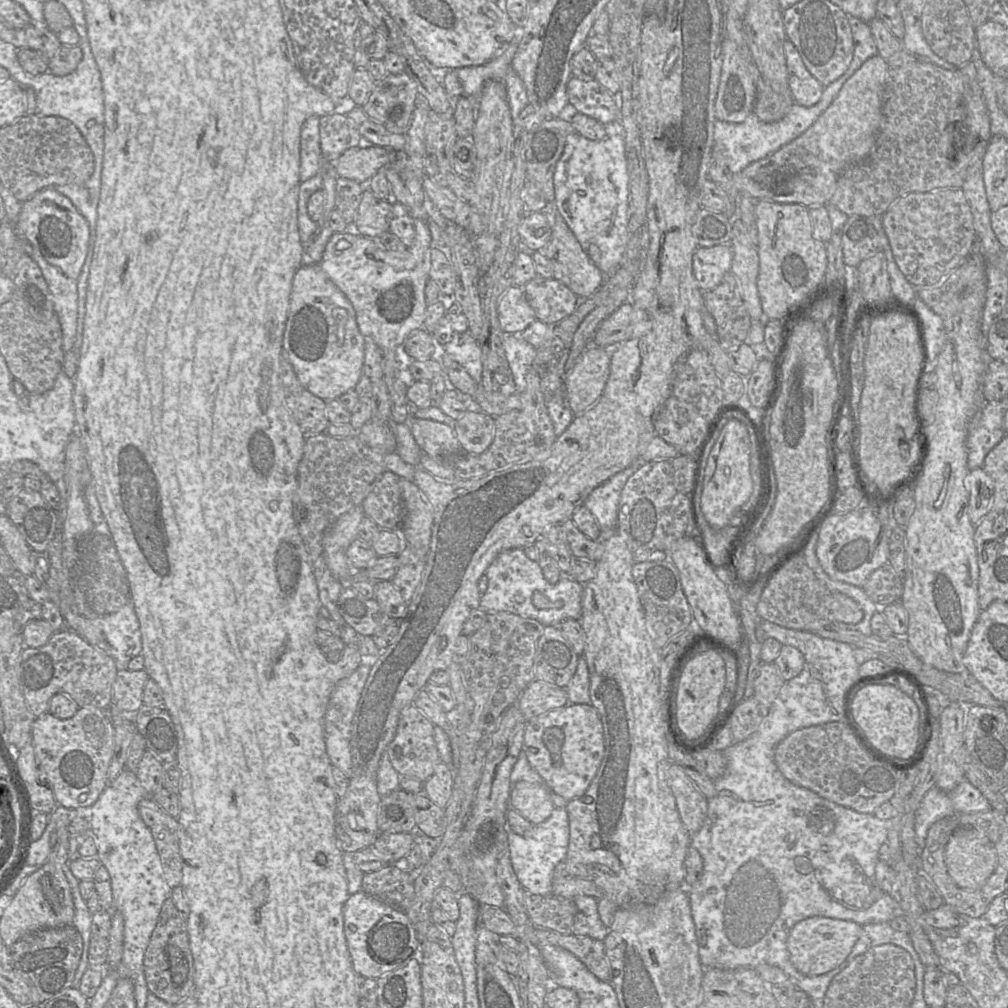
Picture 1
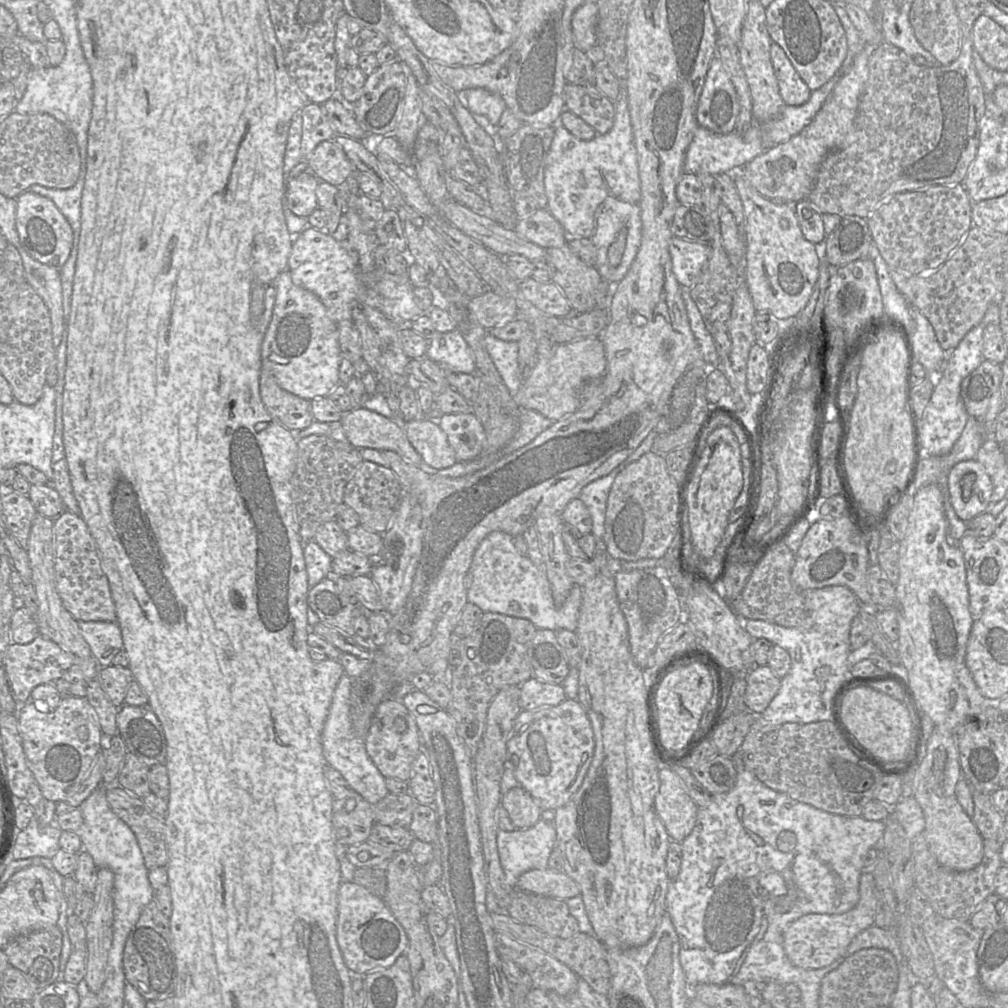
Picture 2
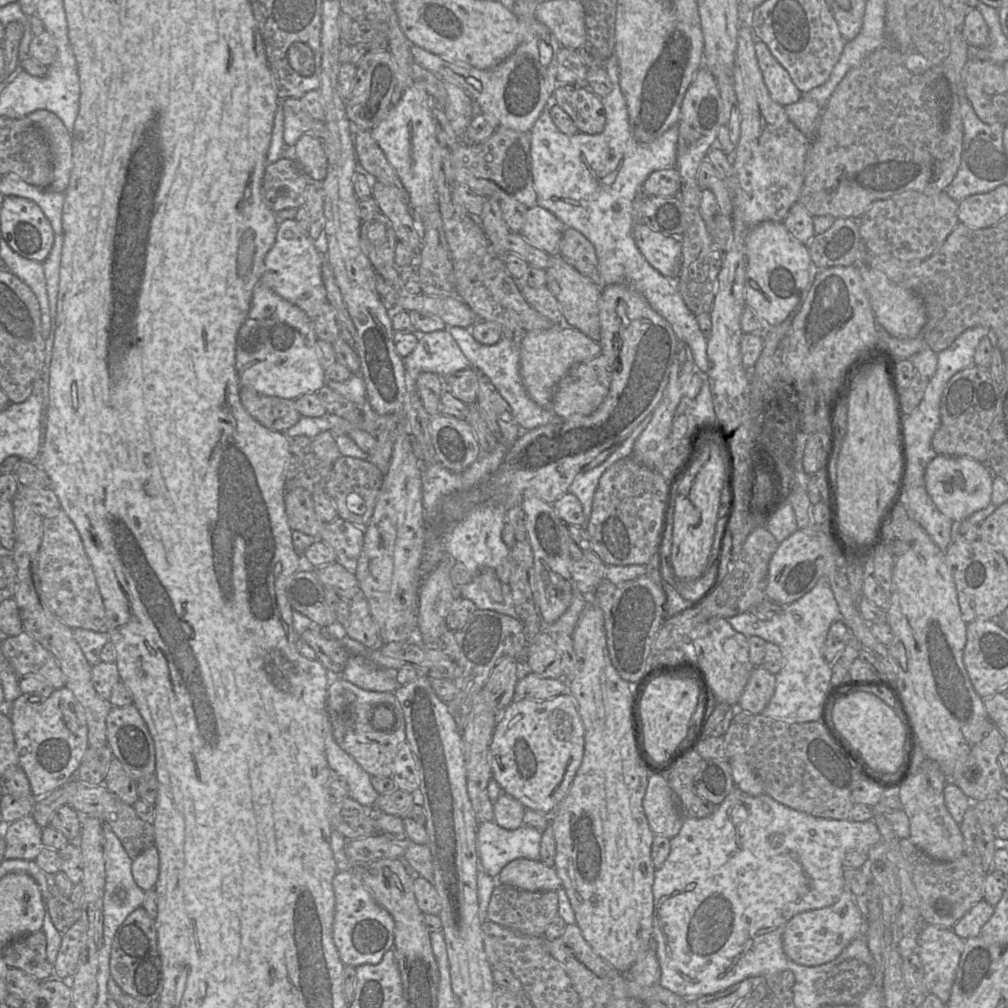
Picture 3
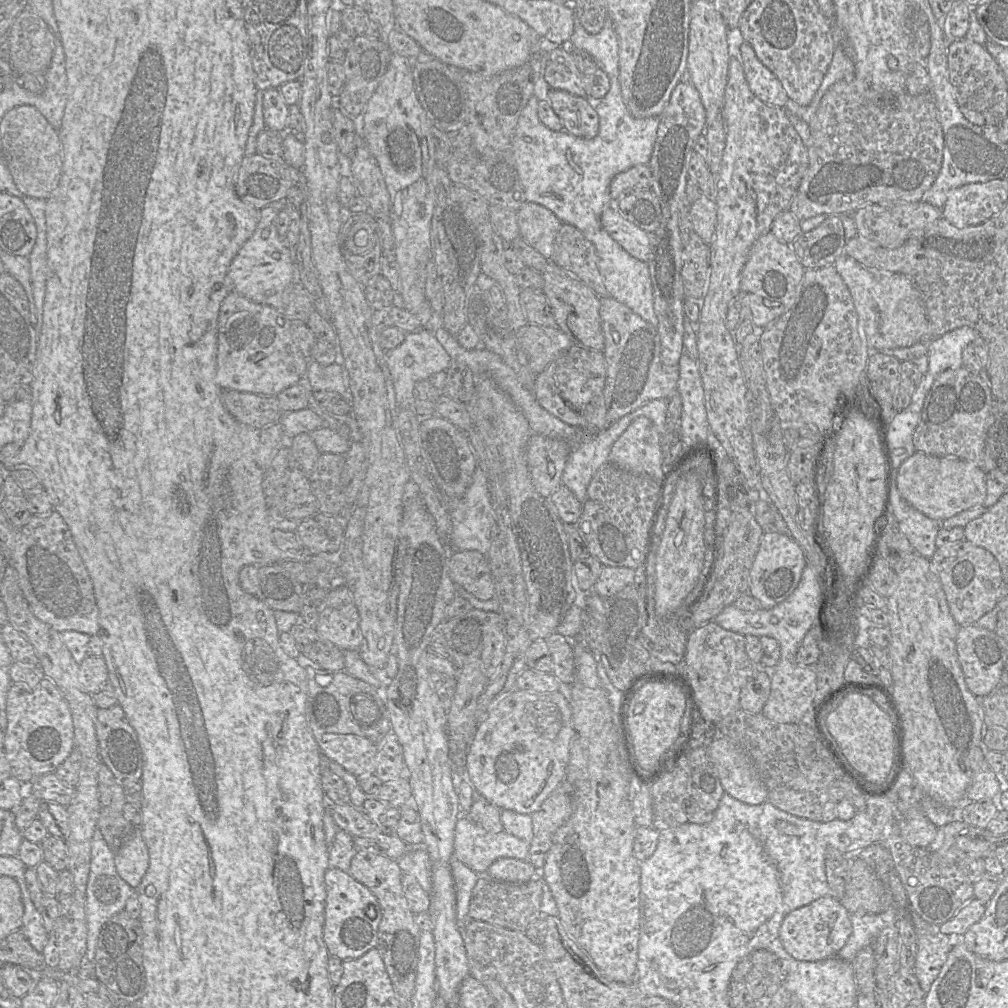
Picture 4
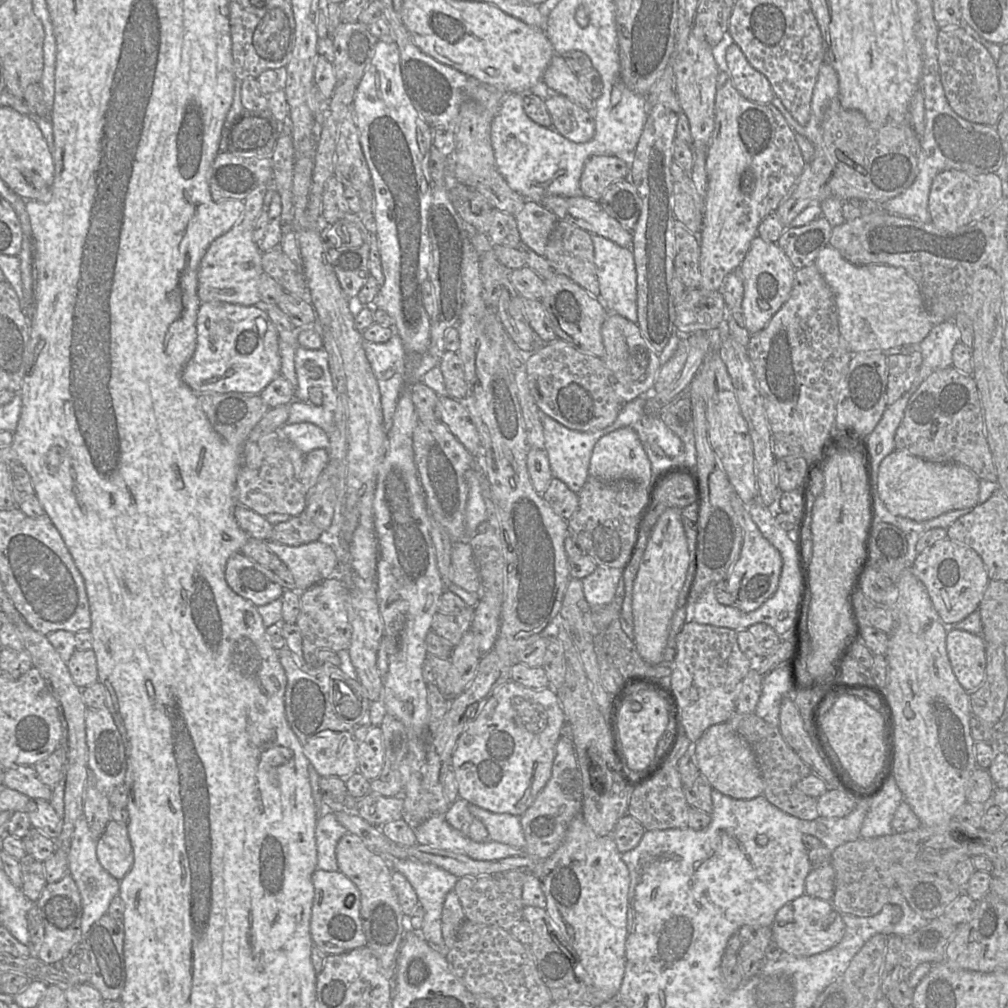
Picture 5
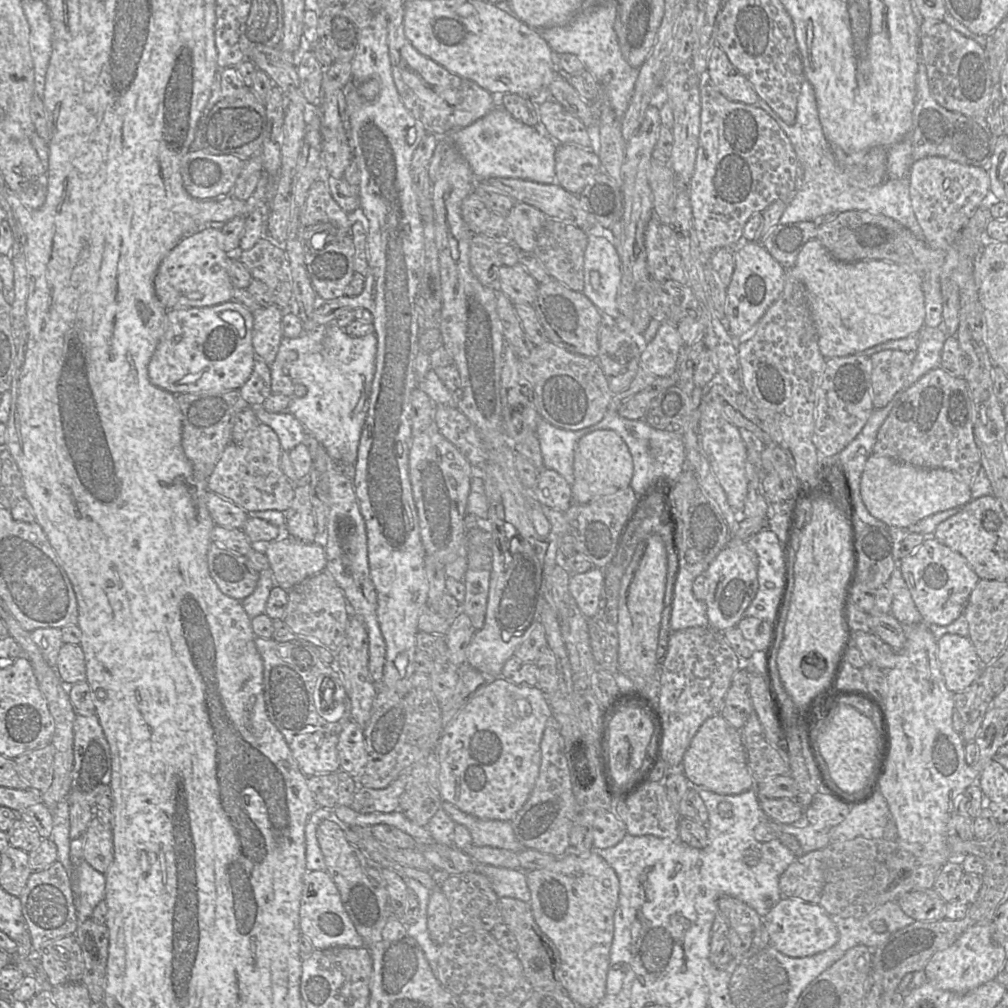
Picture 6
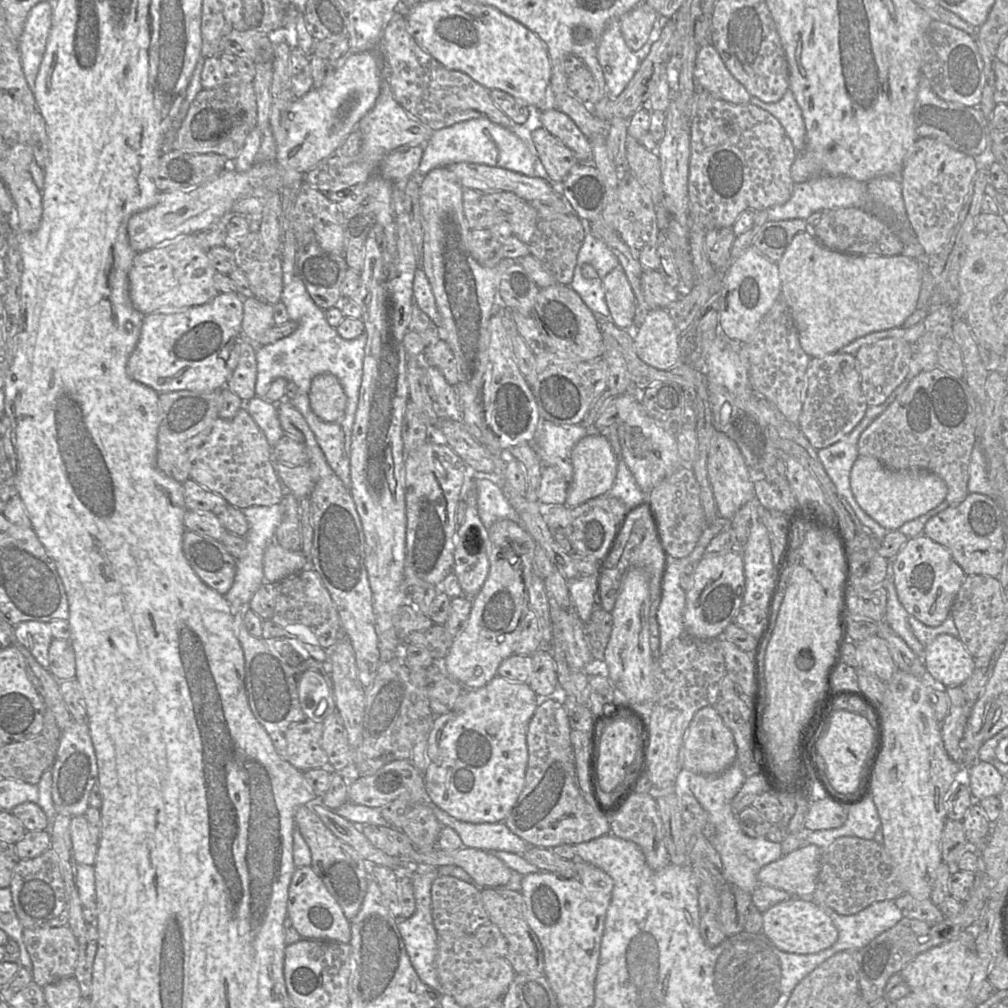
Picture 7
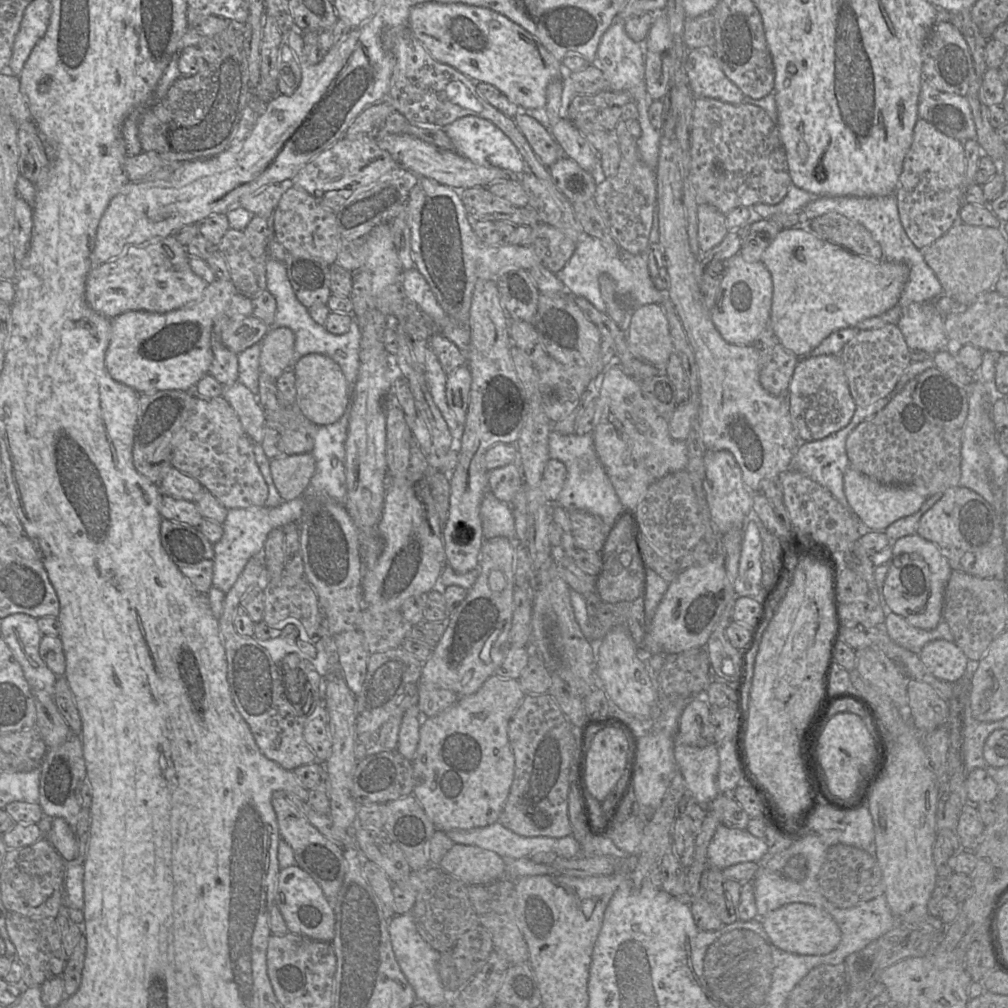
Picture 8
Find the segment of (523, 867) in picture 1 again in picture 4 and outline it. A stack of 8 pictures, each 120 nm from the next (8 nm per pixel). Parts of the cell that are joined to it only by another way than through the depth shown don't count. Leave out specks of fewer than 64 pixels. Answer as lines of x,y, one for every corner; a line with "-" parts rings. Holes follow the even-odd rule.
460,815
455,826
454,859
478,874
487,874
488,868
501,858
528,860
529,847
530,843
506,831
487,832
466,815

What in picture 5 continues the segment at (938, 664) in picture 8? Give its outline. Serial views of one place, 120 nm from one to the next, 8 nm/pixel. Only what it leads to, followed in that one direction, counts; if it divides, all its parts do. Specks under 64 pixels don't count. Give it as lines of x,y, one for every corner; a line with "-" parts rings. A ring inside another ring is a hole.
948,629
946,651
952,671
968,693
980,688
985,679
986,643
982,636

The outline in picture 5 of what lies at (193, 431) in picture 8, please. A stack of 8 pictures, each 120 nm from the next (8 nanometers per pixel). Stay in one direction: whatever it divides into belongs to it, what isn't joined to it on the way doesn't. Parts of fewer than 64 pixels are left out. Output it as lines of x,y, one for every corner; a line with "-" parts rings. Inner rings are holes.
284,439
265,457
257,469
242,465
238,471
234,497
237,505
242,505
261,516
287,514
290,517
302,515
306,506
306,496
301,482
295,477
293,465
286,454

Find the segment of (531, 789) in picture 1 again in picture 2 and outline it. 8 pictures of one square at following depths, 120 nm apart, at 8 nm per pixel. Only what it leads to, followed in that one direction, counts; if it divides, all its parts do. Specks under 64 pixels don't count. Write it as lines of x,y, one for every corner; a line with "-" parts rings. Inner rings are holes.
516,786
502,795
500,805
508,812
508,815
517,829
527,829
541,820
543,809
533,797
521,786

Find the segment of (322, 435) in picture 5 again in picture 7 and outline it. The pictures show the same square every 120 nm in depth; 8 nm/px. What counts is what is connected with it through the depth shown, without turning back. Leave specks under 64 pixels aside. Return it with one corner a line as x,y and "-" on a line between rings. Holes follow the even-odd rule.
258,396
244,403
246,411
264,432
269,444
274,447
285,434
279,421
276,404

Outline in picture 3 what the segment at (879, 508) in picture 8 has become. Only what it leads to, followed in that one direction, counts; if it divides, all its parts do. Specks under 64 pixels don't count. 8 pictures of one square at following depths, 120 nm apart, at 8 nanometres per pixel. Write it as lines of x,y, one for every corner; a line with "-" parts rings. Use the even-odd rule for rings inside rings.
937,455
925,471
925,488
937,509
951,521
967,519
991,503
993,474
989,468
962,456

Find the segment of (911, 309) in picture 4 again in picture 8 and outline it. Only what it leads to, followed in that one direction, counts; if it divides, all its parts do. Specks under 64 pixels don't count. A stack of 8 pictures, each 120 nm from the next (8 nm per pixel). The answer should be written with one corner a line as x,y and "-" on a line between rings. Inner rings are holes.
803,228
782,229
760,261
770,271
773,280
770,326
781,344
798,357
809,357
833,332
856,327
859,322
893,308
898,304
910,274
904,263
862,257
818,237
811,229

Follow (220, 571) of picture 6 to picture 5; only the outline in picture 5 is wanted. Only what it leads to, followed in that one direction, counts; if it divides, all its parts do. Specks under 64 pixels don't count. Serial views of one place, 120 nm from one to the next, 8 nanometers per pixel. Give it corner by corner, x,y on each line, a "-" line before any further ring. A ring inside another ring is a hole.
241,553
233,554
225,566
228,586
256,607
281,599
285,589
279,577

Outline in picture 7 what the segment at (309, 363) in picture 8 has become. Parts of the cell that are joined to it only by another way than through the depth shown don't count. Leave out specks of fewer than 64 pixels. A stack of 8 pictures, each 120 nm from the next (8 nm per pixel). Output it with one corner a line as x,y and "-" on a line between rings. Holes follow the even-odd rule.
330,373
319,374
313,378
309,400
313,412
325,422
339,420
347,404
342,385

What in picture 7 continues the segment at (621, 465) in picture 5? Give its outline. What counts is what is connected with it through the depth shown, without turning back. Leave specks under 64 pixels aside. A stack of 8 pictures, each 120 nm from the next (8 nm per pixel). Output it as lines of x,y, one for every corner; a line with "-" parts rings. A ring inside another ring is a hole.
600,435
584,437
573,448
571,461
573,478
568,488
567,507
576,507
608,493
612,488
617,474
618,458
607,438

